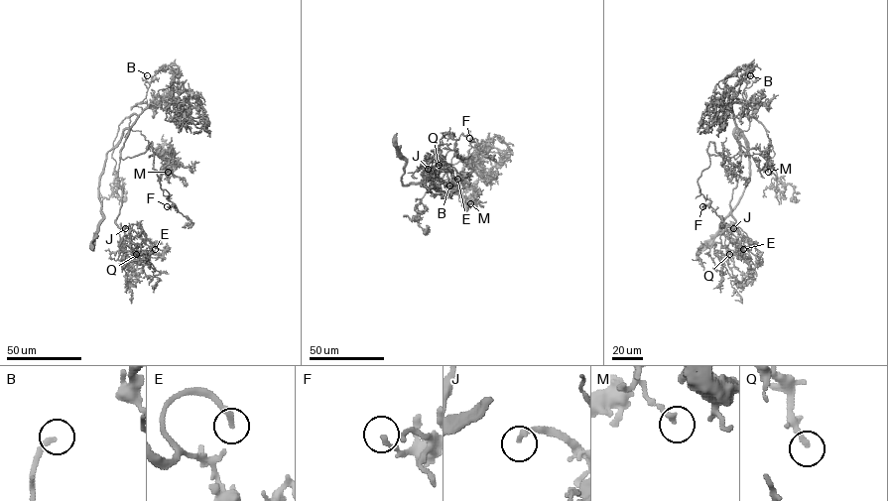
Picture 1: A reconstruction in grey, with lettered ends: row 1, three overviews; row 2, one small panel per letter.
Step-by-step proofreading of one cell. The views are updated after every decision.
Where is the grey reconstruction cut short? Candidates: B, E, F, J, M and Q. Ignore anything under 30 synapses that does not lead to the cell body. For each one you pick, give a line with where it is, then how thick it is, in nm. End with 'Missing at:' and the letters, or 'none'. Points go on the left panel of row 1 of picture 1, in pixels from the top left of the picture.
B: (147, 75) | 240 nm
E: (155, 249) | 170 nm
Q: (136, 254) | 220 nm
Missing at: B, E, Q

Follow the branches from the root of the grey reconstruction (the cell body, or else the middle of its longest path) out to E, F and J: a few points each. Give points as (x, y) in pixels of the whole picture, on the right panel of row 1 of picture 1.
E: (741, 158), (739, 177), (729, 202), (735, 223), (731, 227), (722, 224), (740, 250), (743, 249)
F: (741, 158), (717, 153), (714, 143), (708, 143), (710, 165), (697, 184), (711, 201), (702, 206)
J: (741, 158), (729, 202), (735, 220), (730, 227), (735, 223), (751, 244), (742, 241), (739, 244), (733, 228)

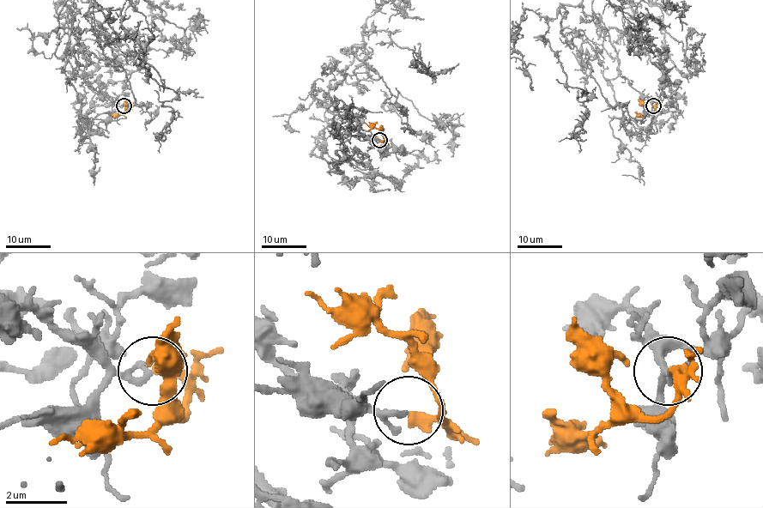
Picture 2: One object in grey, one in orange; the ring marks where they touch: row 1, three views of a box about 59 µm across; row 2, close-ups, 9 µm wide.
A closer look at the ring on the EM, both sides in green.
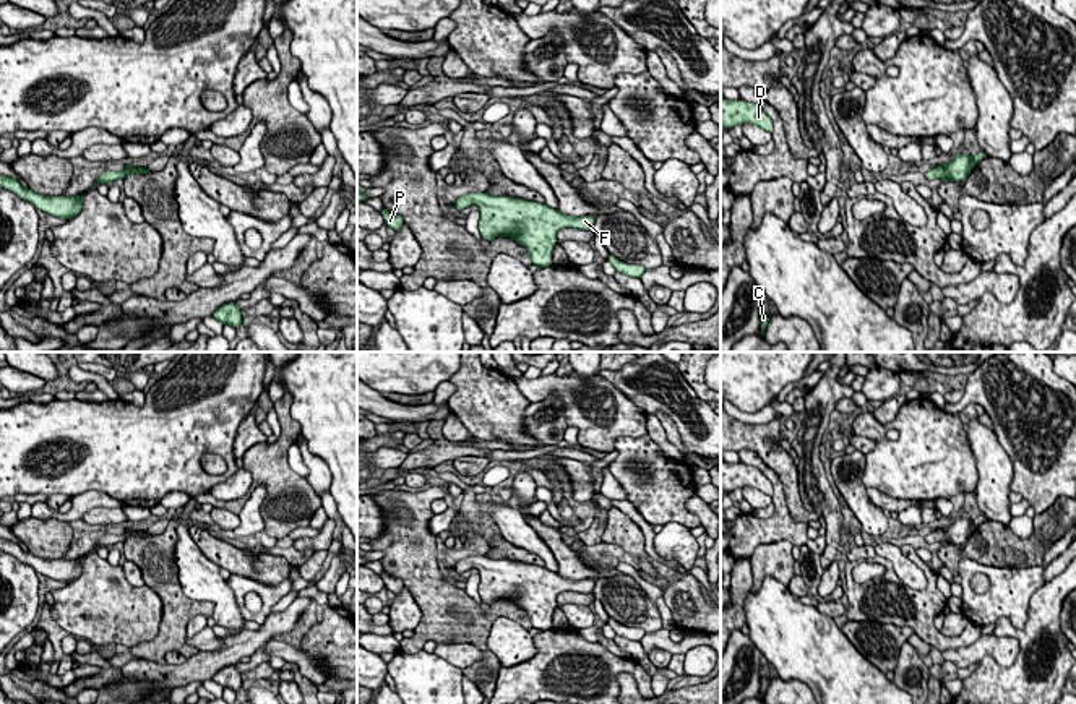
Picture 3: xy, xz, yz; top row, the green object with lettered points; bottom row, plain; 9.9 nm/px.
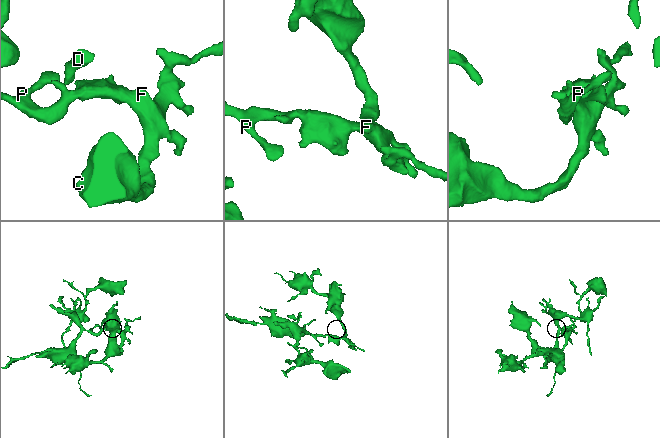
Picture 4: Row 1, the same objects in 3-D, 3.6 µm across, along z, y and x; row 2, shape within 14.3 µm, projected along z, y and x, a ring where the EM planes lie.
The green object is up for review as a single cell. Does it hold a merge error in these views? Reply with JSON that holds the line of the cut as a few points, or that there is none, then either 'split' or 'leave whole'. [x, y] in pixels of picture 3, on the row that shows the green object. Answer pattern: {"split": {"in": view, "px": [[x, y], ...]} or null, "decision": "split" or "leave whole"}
{"split": null, "decision": "leave whole"}

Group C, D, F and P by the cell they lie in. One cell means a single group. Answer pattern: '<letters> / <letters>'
C D F P

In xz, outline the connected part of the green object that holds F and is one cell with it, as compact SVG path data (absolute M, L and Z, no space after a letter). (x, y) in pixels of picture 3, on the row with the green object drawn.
M467 193L453 206L458 211L477 204L480 219L479 232L485 240L511 237L523 245L534 266L552 266L552 253L557 232L565 227L592 230L596 216L566 216L542 203L526 201L513 196L493 196L485 193Z

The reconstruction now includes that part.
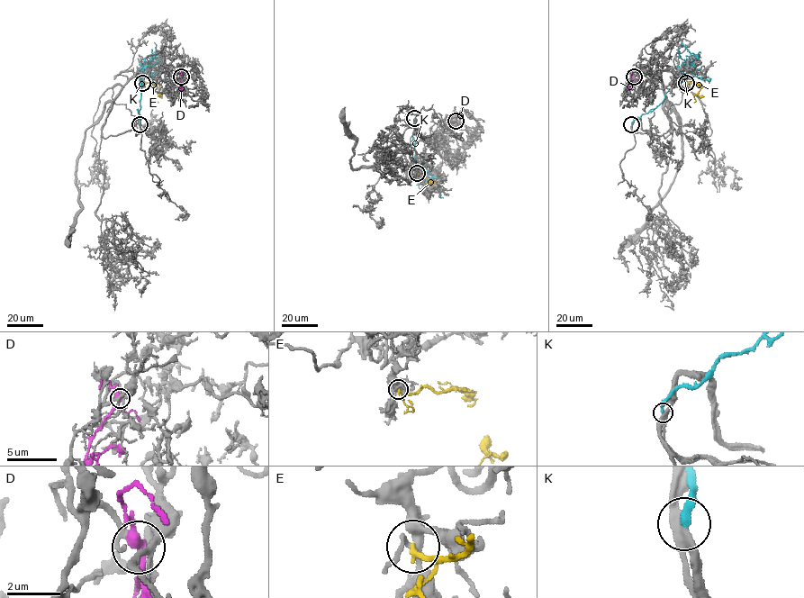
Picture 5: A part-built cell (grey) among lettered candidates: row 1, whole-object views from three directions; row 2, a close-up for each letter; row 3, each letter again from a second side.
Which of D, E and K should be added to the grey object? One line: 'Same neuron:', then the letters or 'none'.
Same neuron: none

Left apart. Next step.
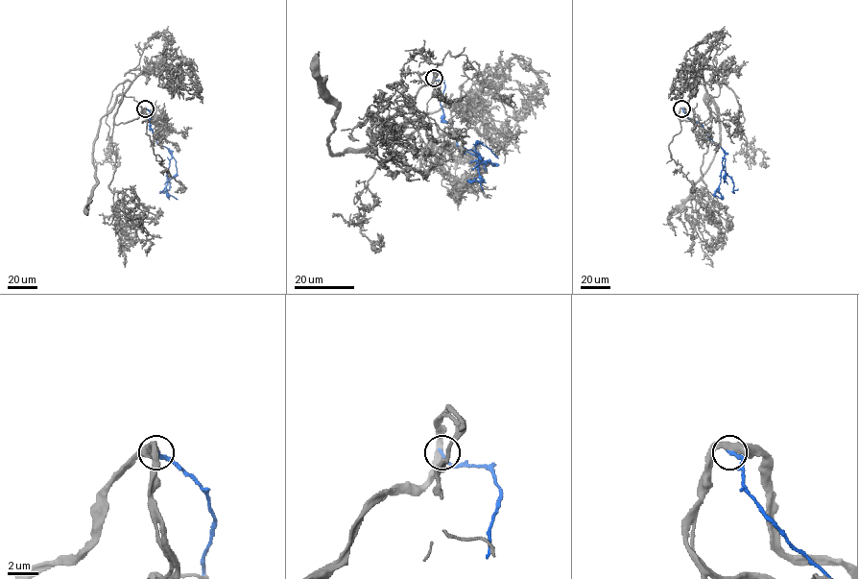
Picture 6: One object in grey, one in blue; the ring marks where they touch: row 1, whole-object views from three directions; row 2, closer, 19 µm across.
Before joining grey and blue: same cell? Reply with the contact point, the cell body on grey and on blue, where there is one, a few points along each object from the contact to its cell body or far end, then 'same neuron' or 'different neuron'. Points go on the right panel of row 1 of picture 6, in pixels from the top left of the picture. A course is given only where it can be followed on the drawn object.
at (681, 108); no cell body on grey; no cell body on blue; grey runs (681, 108), (687, 118), (711, 120), (702, 192), (705, 188), (722, 204), (721, 209), (707, 205), (718, 223); blue runs (681, 108), (725, 152), (720, 182), (714, 194), (722, 199); different neuron

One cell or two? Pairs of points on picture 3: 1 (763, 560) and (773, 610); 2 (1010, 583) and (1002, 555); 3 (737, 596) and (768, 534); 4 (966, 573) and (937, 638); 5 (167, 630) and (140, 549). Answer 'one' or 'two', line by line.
1: two
2: two
3: two
4: two
5: one

